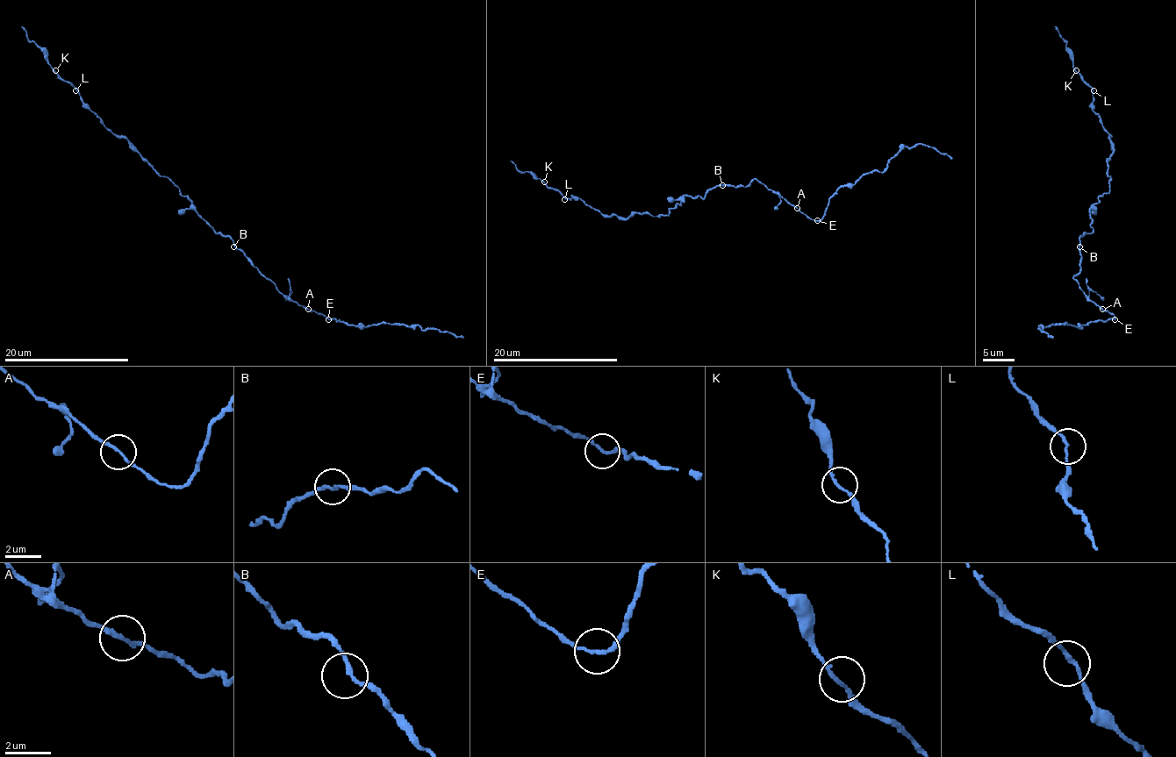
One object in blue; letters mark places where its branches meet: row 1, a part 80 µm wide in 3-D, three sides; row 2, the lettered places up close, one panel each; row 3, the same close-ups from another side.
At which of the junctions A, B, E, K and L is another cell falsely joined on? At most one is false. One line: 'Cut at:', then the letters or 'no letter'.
Cut at: no letter

